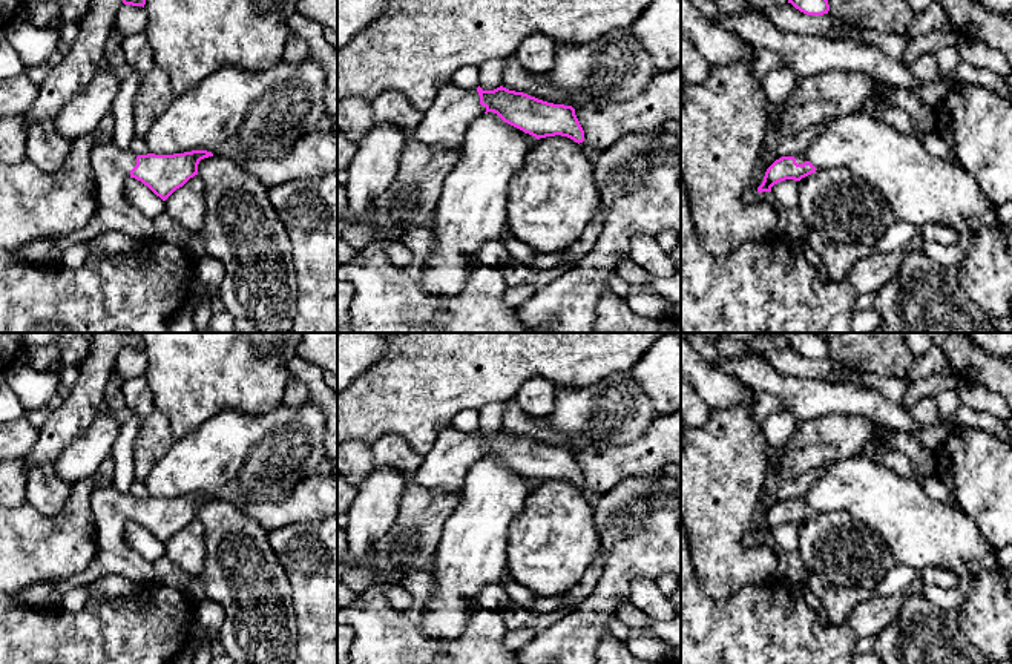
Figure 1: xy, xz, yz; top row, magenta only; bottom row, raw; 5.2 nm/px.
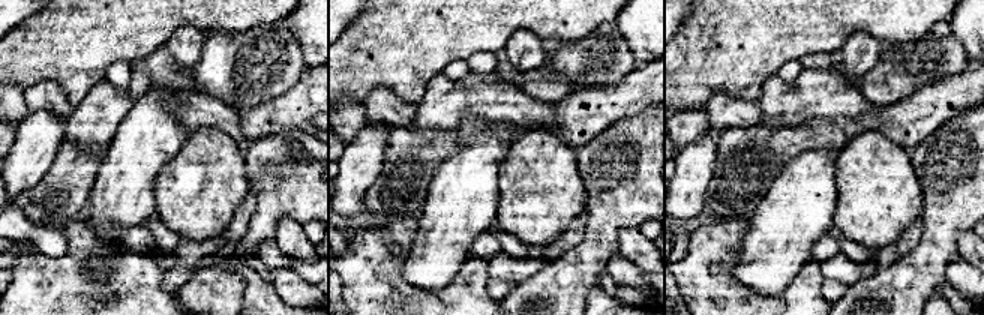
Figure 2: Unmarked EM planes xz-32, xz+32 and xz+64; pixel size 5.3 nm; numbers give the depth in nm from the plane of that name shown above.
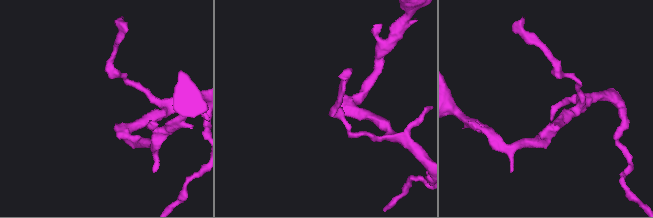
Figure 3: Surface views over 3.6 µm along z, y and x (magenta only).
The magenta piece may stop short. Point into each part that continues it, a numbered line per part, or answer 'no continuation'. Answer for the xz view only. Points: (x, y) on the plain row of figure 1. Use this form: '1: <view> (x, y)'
1: xz (445, 466)

